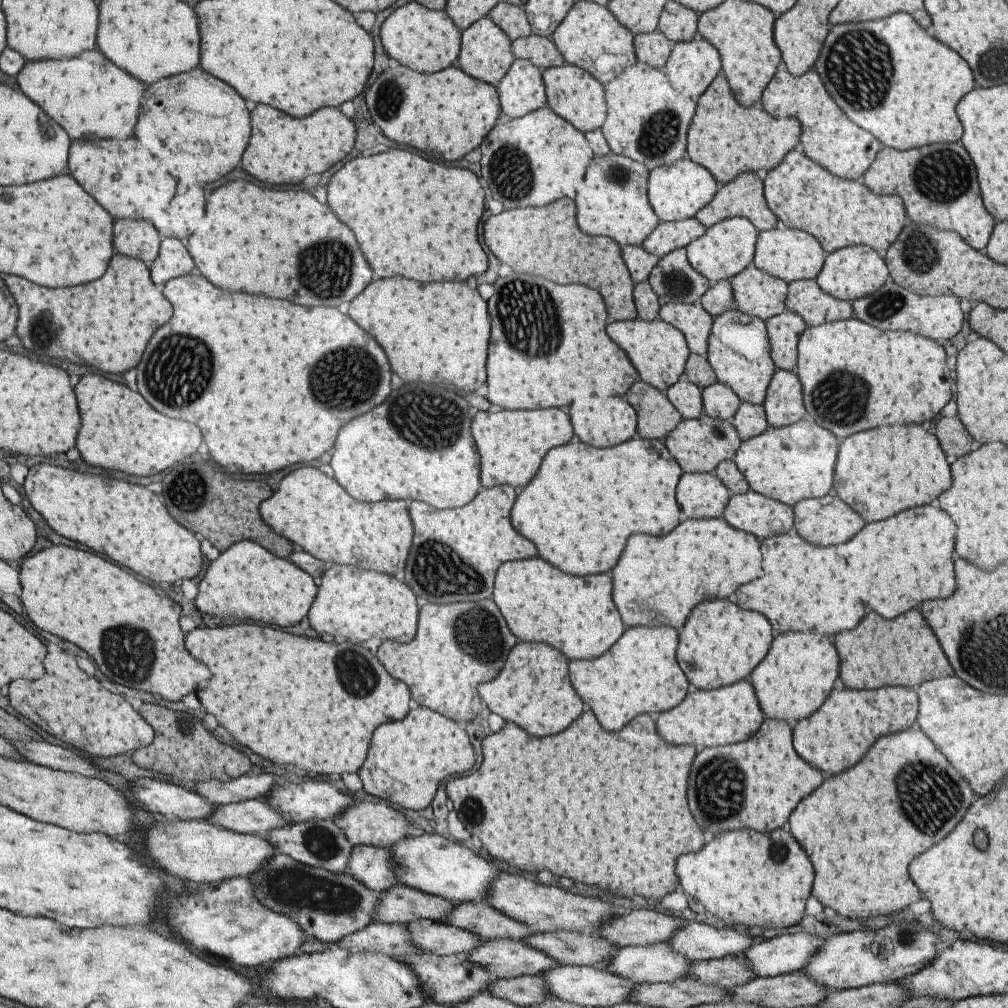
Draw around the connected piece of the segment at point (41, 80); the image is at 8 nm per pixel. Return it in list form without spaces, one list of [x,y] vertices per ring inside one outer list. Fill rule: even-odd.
[[[92,50],[84,52],[84,56],[76,56],[70,60],[39,60],[34,62],[26,61],[22,70],[17,74],[17,82],[24,96],[31,97],[36,104],[43,107],[44,112],[61,125],[72,137],[72,140],[90,140],[106,138],[130,138],[134,134],[134,126],[138,122],[138,110],[142,94],[146,90],[144,82],[138,78],[126,74],[120,70],[114,62],[110,62],[102,52]]]

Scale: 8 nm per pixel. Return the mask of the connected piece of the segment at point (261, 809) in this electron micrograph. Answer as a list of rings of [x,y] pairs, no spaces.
[[[261,799],[219,805],[213,808],[207,820],[228,830],[262,837],[287,824],[286,818],[278,810]]]

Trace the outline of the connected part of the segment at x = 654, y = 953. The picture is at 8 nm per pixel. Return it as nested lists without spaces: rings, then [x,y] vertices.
[[[666,943],[620,947],[606,967],[632,984],[674,982],[687,976],[690,961]]]

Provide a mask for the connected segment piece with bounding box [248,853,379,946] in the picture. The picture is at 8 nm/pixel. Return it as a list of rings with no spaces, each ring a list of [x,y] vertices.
[[[277,853],[268,864],[248,876],[255,884],[256,898],[266,908],[292,917],[304,929],[306,936],[334,946],[344,936],[366,928],[378,915],[379,895],[362,882],[344,873],[314,868],[285,854]]]

